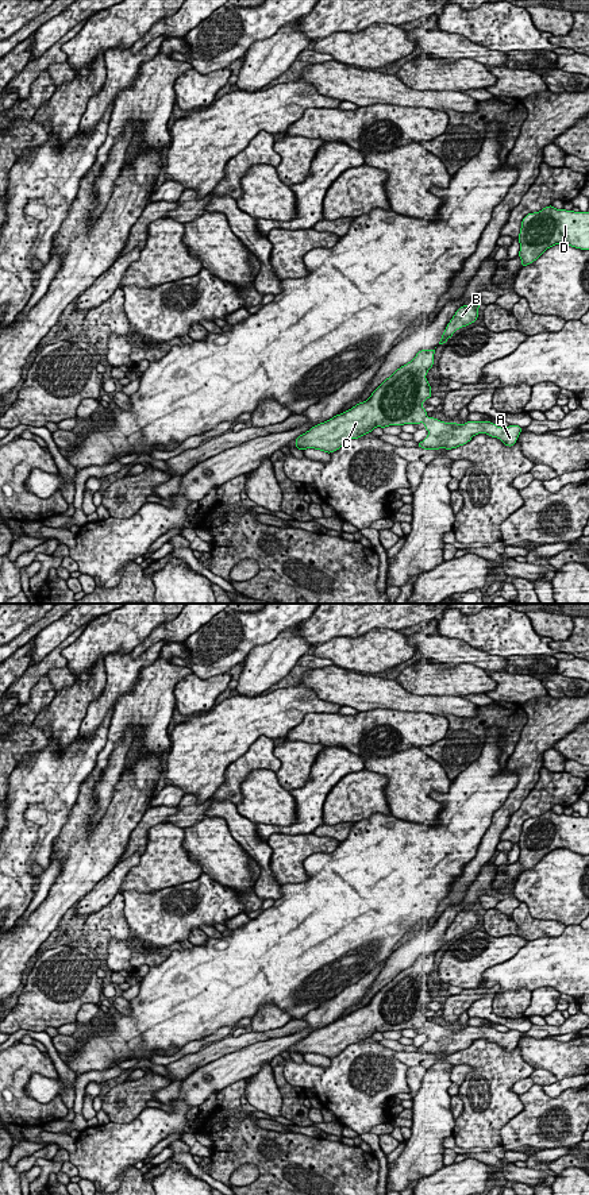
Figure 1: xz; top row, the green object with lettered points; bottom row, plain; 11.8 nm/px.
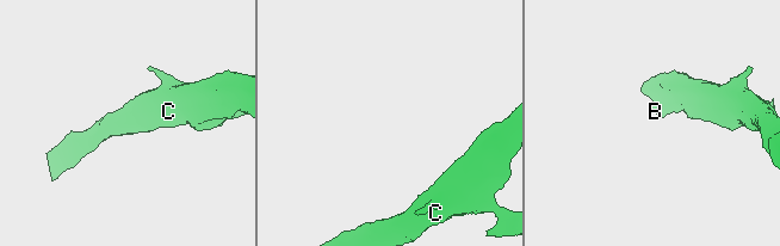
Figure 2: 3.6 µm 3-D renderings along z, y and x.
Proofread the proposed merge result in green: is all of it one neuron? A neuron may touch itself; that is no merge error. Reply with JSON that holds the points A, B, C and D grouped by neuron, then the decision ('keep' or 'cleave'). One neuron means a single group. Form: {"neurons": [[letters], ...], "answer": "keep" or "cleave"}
{"neurons": [["A", "B", "C", "D"]], "answer": "keep"}

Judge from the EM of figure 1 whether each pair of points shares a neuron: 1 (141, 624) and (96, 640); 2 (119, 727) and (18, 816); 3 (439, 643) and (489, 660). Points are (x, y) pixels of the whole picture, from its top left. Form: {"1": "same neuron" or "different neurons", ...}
{"1": "same neuron", "2": "different neurons", "3": "same neuron"}

